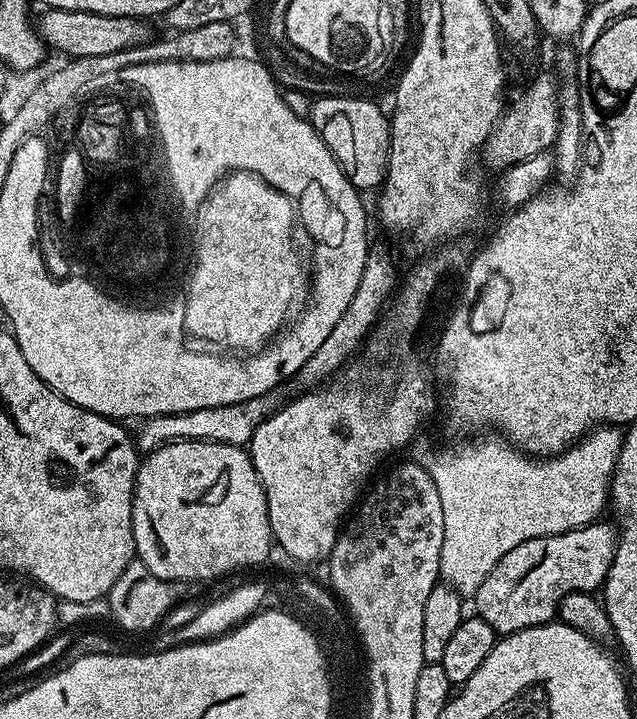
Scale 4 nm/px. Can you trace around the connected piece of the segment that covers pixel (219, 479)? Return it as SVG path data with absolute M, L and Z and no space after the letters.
M183 440L173 444L163 444L160 448L147 453L140 461L140 469L136 475L136 485L132 495L132 533L136 543L135 555L154 574L163 580L212 580L215 576L224 576L235 568L252 568L255 564L264 564L274 545L272 527L266 506L266 494L262 482L252 465L252 457L244 448L230 446L222 442L206 442L205 440Z

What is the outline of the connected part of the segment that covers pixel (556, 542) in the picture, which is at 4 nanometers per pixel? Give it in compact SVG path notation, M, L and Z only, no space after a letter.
M597 522L587 524L578 530L570 530L566 534L550 534L542 538L530 538L530 542L522 542L522 546L514 546L502 560L487 574L486 580L479 586L474 597L475 615L480 616L498 634L507 634L533 628L557 619L562 598L571 592L595 593L603 585L616 553L616 537L611 523Z

